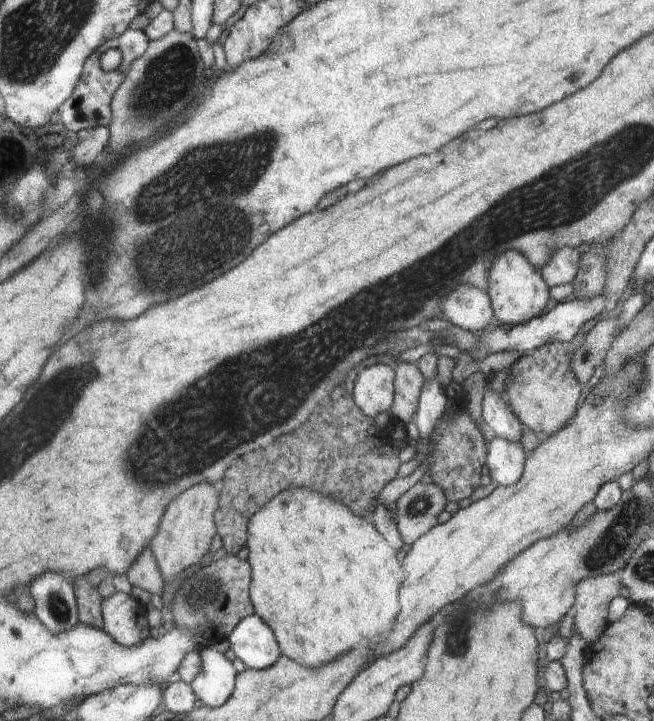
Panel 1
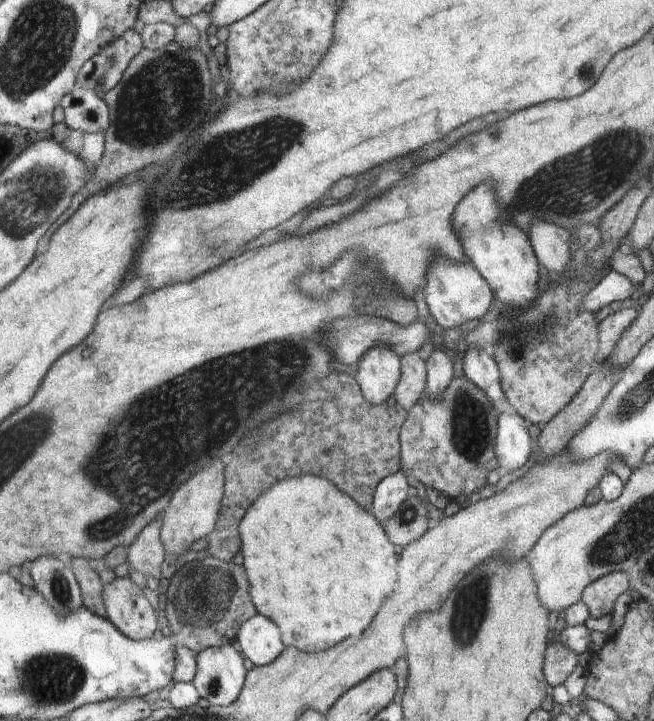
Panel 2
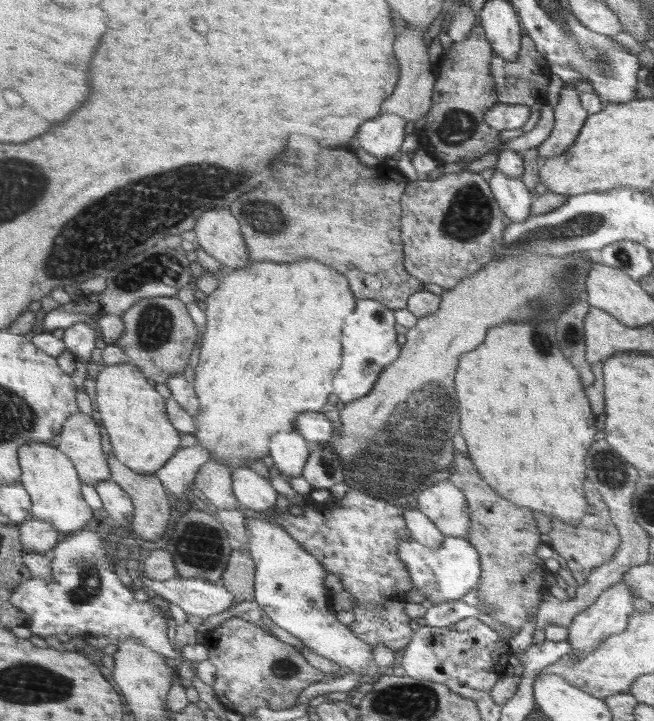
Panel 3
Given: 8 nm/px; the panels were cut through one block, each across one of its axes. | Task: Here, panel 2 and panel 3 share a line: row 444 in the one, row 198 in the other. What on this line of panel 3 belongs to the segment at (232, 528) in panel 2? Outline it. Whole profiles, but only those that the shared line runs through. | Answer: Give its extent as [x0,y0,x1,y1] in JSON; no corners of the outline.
[228,134,426,310]

